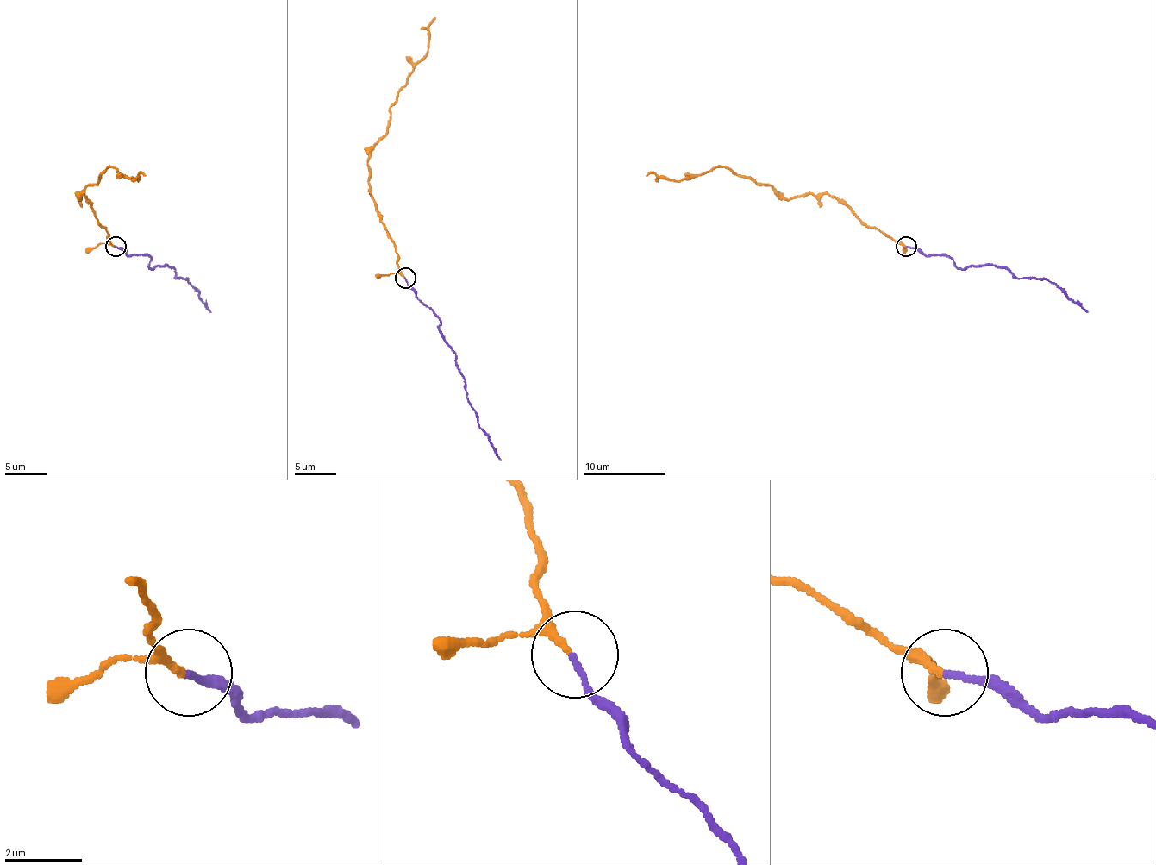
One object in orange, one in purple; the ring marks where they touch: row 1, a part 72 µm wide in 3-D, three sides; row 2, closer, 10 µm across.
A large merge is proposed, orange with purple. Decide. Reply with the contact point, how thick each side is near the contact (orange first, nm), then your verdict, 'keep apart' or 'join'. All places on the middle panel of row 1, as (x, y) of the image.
(405, 278) | 150/150 nm | keep apart

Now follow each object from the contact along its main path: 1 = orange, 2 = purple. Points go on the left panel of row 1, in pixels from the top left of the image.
1: (115, 246), (86, 198), (78, 194), (78, 198), (109, 167), (138, 180), (140, 173), (146, 176)
2: (115, 246), (129, 256), (150, 256), (150, 268), (166, 264), (174, 270), (177, 278), (187, 278), (211, 311)

